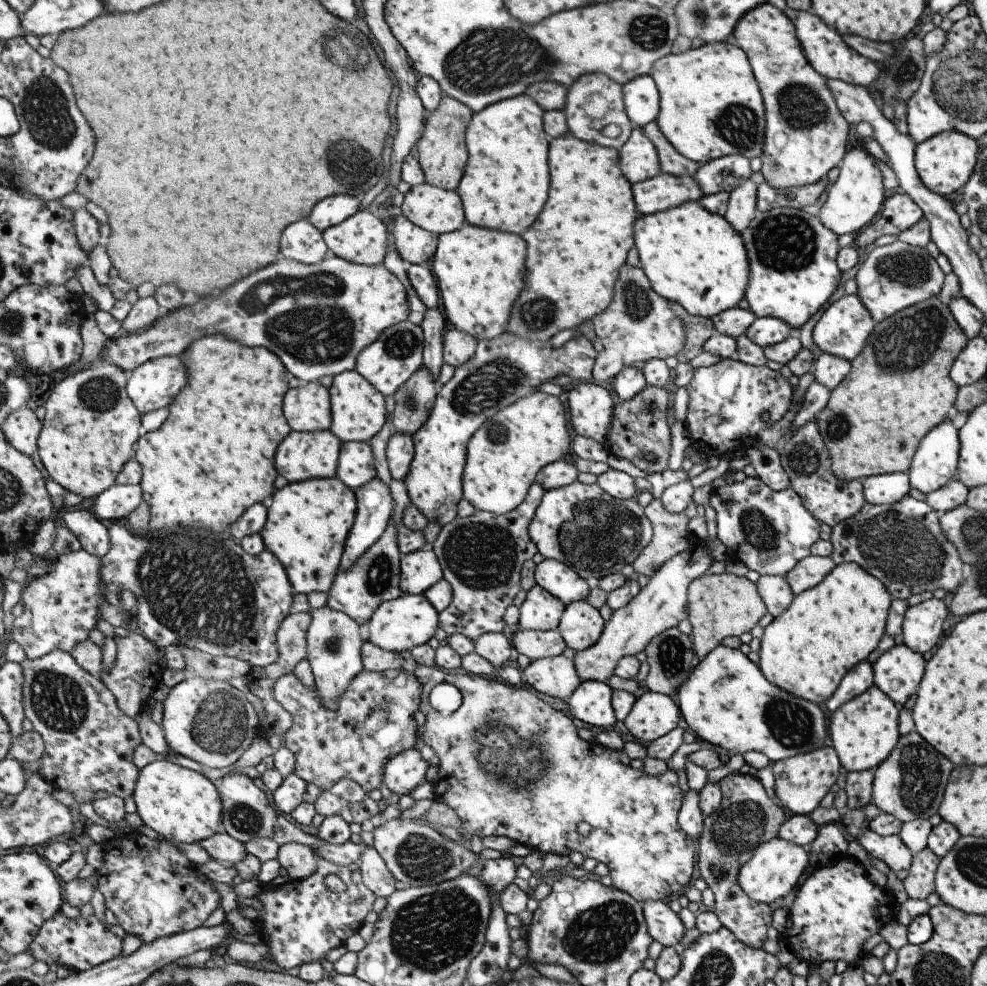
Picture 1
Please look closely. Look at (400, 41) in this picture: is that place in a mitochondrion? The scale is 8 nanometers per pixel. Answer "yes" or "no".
no

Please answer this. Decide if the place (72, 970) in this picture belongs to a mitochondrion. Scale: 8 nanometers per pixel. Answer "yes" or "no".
no

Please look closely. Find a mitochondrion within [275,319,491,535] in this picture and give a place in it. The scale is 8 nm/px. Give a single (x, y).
(400, 344)

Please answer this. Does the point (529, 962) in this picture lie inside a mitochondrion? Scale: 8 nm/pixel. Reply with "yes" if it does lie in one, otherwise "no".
no

